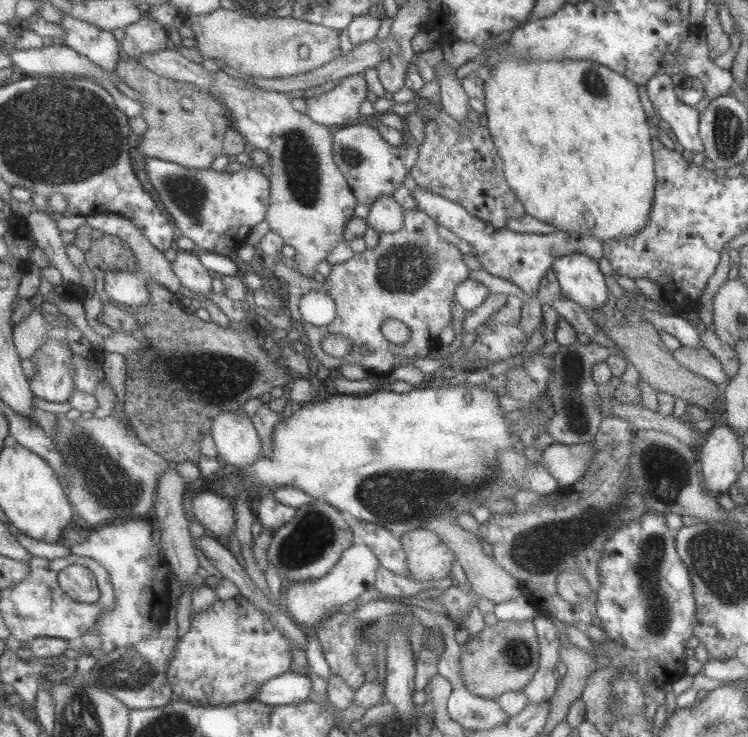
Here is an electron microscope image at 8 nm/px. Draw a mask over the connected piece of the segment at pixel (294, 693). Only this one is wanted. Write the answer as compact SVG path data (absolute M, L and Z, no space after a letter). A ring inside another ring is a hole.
M285 672L281 677L267 682L255 700L273 706L297 704L309 700L313 682L305 673Z

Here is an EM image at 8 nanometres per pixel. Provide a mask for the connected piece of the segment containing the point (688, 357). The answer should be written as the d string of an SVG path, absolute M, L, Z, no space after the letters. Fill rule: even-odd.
M682 346L670 351L673 358L689 372L697 374L720 387L726 382L721 363L703 346Z

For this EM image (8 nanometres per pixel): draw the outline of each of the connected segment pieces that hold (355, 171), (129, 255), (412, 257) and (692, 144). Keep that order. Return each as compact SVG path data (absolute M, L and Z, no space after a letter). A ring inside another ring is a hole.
M415 120L413 141L405 142L405 148L392 146L380 131L366 123L349 124L334 133L334 159L340 170L348 178L359 204L372 205L381 196L389 196L403 186L403 180L411 174L418 161L418 151L422 142L424 122Z
M103 234L94 239L86 252L86 262L97 279L95 285L99 300L117 307L121 305L123 310L139 320L142 332L137 339L145 341L147 346L135 354L126 355L124 408L141 441L171 463L198 464L203 435L212 432L215 417L237 412L251 398L279 391L298 377L280 361L269 358L267 350L257 342L249 327L239 332L212 320L201 320L181 305L176 293L155 280L144 285L147 304L143 306L127 308L127 305L113 300L103 286L105 274L112 270L133 272L137 269L136 254L121 237ZM145 355L151 355L151 364L149 368L139 369L139 361ZM157 374L161 378L157 378Z
M403 209L403 225L393 233L381 233L379 245L373 248L367 248L364 251L355 253L353 257L341 264L332 267L330 275L325 281L318 277L308 277L300 274L298 270L291 274L293 278L293 318L298 323L299 329L305 335L304 341L307 342L313 356L314 362L321 362L325 368L337 369L339 366L348 364L361 364L367 374L374 376L386 376L391 373L396 366L400 366L404 358L407 360L413 357L427 357L431 348L439 344L437 334L451 322L451 305L454 301L453 290L459 282L468 279L468 269L463 264L461 252L452 245L439 237L437 233L437 223L429 218L421 210ZM313 291L327 291L333 295L337 303L337 318L327 326L317 326L304 319L301 314L301 299L305 294ZM389 317L397 319L409 327L409 340L403 344L393 344L385 338L383 325L385 319ZM327 334L343 334L353 342L353 351L345 357L335 357L327 354L323 349L323 340Z
M662 71L654 73L645 88L654 112L659 114L661 121L669 124L670 132L673 132L681 147L692 154L702 153L703 146L698 138L700 112L677 98L671 77Z

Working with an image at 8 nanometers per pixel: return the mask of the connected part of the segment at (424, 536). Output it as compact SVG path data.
M424 526L417 527L404 532L400 542L407 556L407 572L411 580L441 580L451 572L455 555L433 531Z

